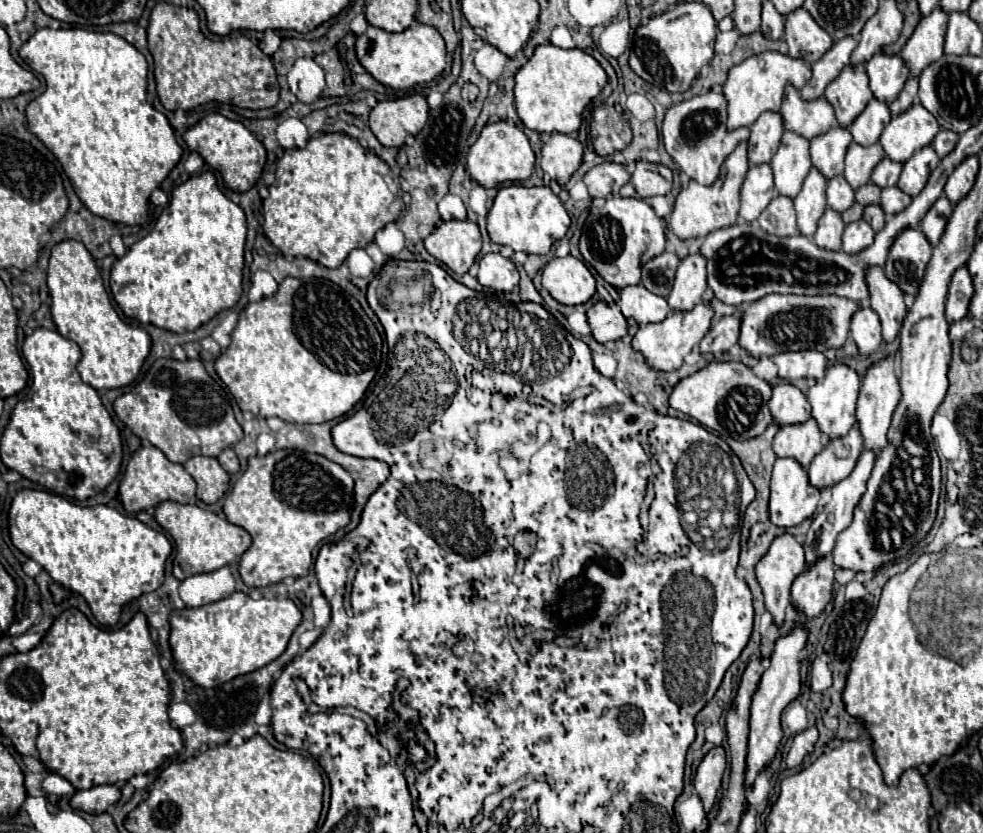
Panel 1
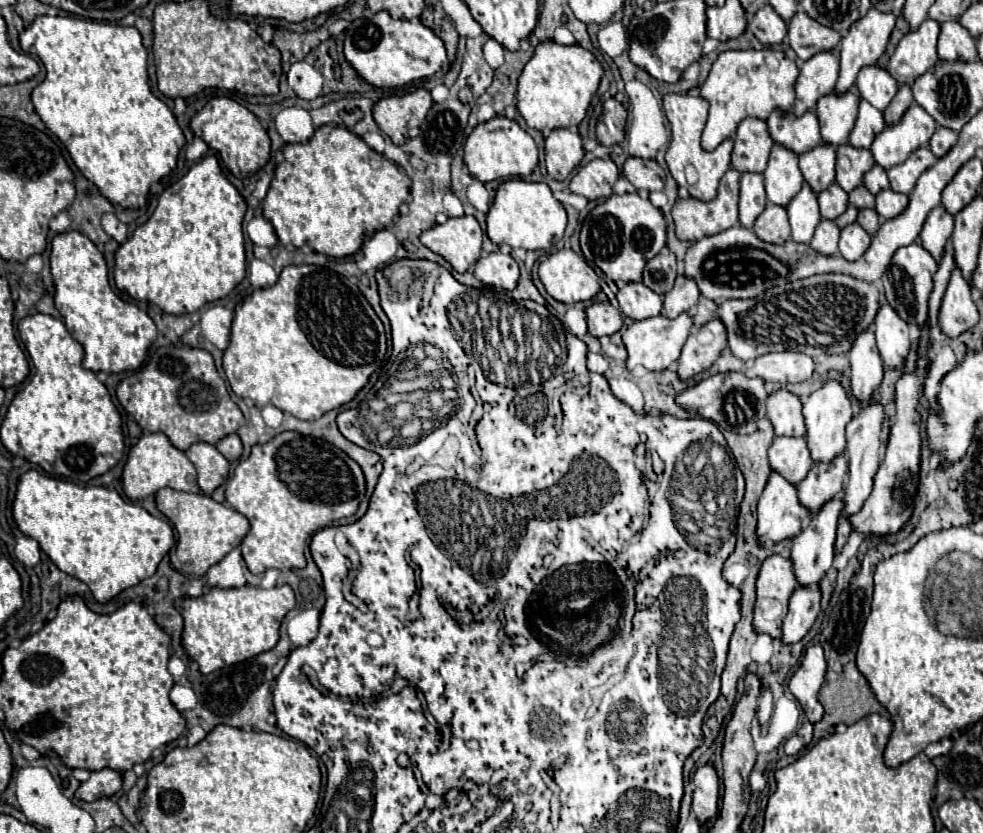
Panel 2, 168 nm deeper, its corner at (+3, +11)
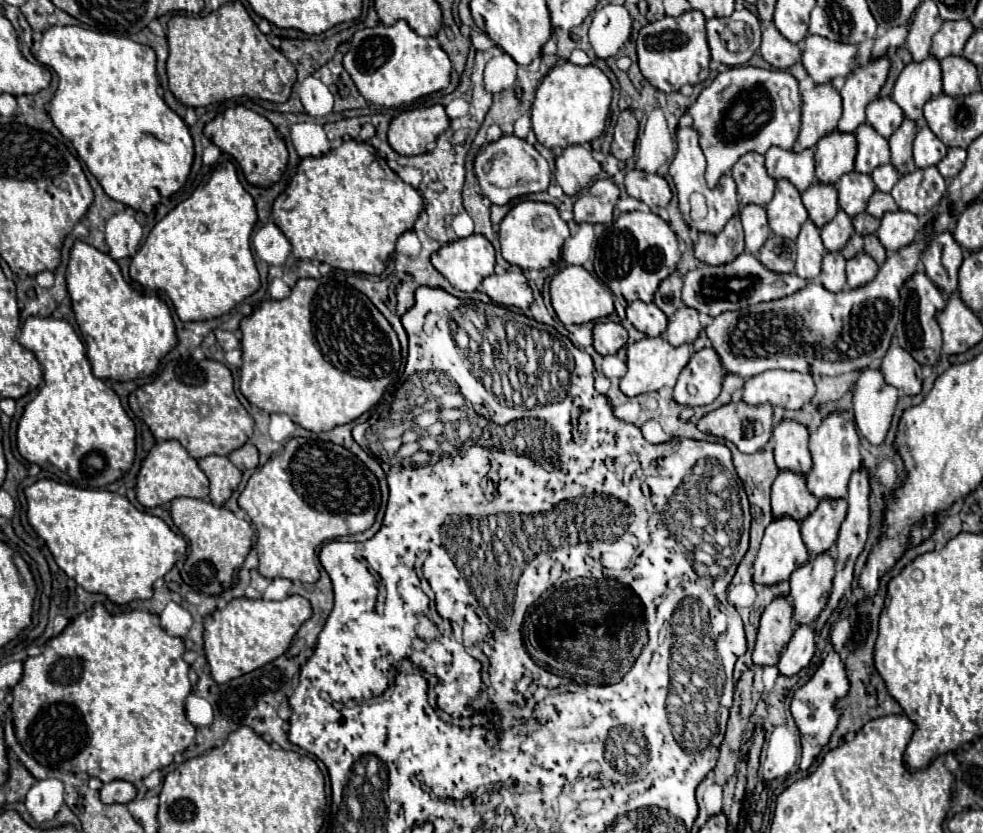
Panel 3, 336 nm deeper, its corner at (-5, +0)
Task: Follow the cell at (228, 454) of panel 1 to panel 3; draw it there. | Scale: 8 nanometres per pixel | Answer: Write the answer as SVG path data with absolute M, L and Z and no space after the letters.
M245 443L243 447L239 447L239 449L235 449L233 453L229 453L229 461L231 461L237 469L241 469L241 471L245 471L245 469L255 469L257 463L259 463L257 447L251 445L251 443Z

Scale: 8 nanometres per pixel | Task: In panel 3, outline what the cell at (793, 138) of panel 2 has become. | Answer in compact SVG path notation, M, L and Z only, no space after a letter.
M773 145L765 153L765 165L775 179L787 177L799 191L807 189L807 185L811 185L811 181L815 179L813 149L803 149L801 153L795 153L793 149L783 149Z

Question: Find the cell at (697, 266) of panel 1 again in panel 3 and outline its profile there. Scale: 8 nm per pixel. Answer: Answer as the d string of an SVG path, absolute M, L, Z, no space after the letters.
M681 307L675 311L675 315L669 321L667 341L675 347L683 345L683 343L691 343L697 339L701 329L703 329L703 325L699 319L699 311L693 307Z

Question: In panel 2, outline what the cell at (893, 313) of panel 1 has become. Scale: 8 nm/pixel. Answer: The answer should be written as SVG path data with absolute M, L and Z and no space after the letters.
M883 304L875 318L875 338L885 368L901 370L911 348L909 326L889 304Z

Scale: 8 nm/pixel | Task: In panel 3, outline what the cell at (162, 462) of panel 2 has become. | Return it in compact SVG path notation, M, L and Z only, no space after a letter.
M161 441L153 445L153 449L147 453L145 461L141 463L137 485L135 485L137 501L143 507L157 507L169 503L173 497L193 497L203 499L209 495L209 479L199 469L197 461L183 449L179 441Z

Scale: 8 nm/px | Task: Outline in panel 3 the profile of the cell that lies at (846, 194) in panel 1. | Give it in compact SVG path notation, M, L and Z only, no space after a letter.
M839 209L837 215L827 225L823 225L821 239L827 251L841 251L841 247L847 243L851 233L853 233L851 217L843 213L843 209Z

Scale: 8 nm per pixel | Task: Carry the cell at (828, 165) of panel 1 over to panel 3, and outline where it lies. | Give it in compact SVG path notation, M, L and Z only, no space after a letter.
M821 181L811 183L803 191L803 199L809 211L809 217L815 221L817 227L823 227L839 211L839 193L835 185L821 183Z

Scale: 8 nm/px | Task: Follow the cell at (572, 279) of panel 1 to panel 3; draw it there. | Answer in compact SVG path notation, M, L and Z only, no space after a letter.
M569 265L551 279L551 303L561 323L587 323L613 313L613 293L607 285L599 283L587 269Z

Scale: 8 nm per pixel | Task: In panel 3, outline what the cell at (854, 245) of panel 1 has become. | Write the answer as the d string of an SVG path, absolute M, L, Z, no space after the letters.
M865 251L857 253L847 261L847 285L853 289L865 285L867 281L871 281L871 277L875 277L877 269L879 267L871 255L867 255Z

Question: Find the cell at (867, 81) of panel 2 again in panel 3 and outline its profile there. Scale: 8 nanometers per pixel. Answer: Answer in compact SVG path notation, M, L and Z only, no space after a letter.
M879 97L867 105L867 121L883 135L891 137L891 133L901 125L903 111L891 97Z

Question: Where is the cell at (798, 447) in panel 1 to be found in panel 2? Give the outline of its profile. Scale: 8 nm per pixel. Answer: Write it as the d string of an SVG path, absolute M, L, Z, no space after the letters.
M775 438L769 448L771 470L797 486L813 466L805 438Z

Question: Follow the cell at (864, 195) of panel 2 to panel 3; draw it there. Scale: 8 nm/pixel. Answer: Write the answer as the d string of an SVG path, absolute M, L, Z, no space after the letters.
M859 213L859 215L853 217L853 227L855 227L855 231L861 233L861 235L875 233L875 231L879 229L879 223L881 223L881 221L879 221L877 217L869 215L869 213Z

